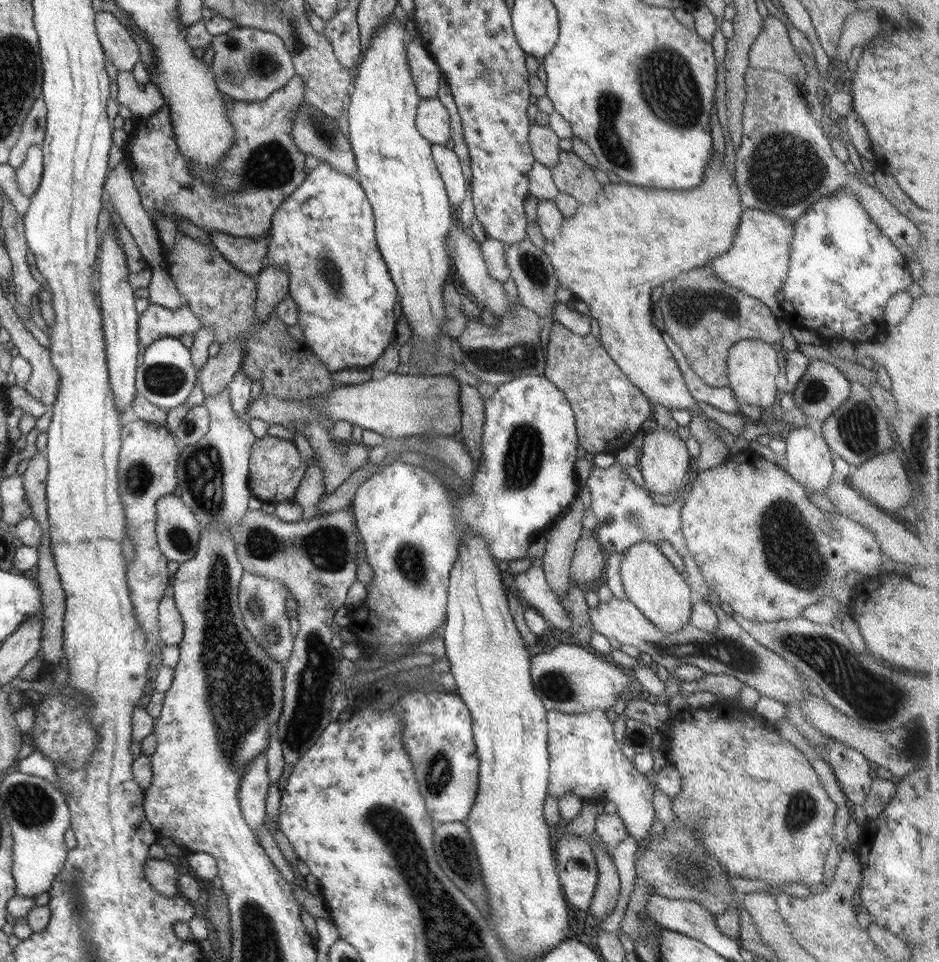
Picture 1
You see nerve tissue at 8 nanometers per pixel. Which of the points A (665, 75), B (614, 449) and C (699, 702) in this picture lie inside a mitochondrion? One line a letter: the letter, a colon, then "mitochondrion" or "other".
A: mitochondrion
B: other
C: other

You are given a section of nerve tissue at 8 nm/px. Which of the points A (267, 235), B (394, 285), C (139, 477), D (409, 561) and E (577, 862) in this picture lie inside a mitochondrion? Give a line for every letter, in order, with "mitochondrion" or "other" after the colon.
A: other
B: other
C: mitochondrion
D: mitochondrion
E: mitochondrion

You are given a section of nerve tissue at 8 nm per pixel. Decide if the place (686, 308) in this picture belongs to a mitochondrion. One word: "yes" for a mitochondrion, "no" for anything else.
yes

